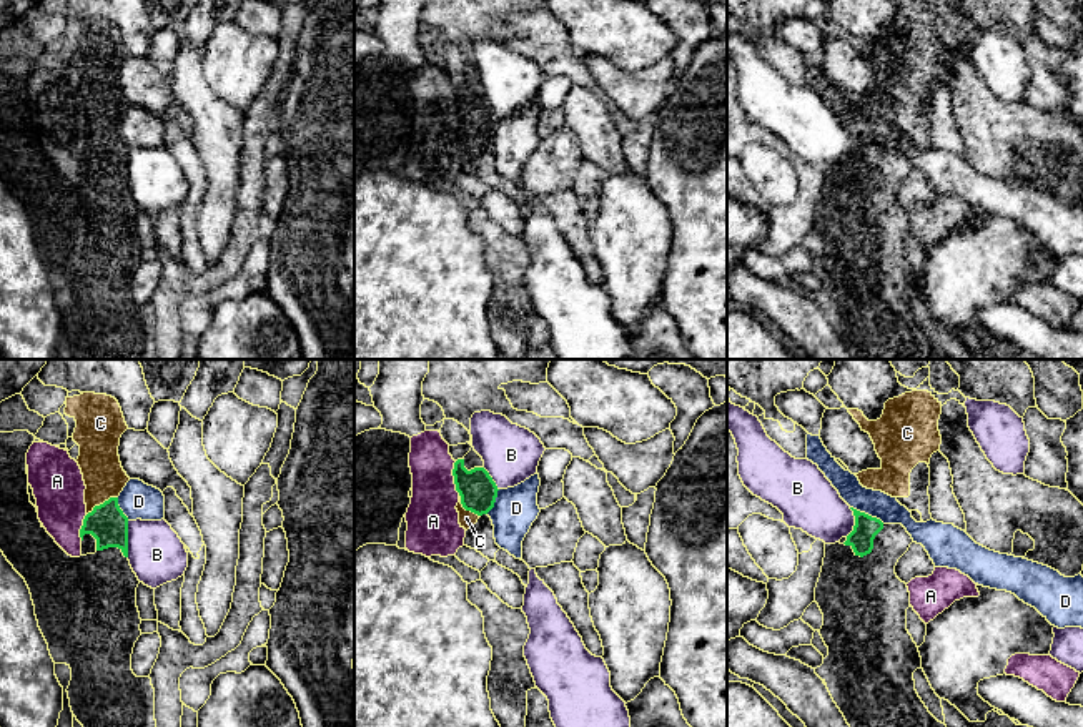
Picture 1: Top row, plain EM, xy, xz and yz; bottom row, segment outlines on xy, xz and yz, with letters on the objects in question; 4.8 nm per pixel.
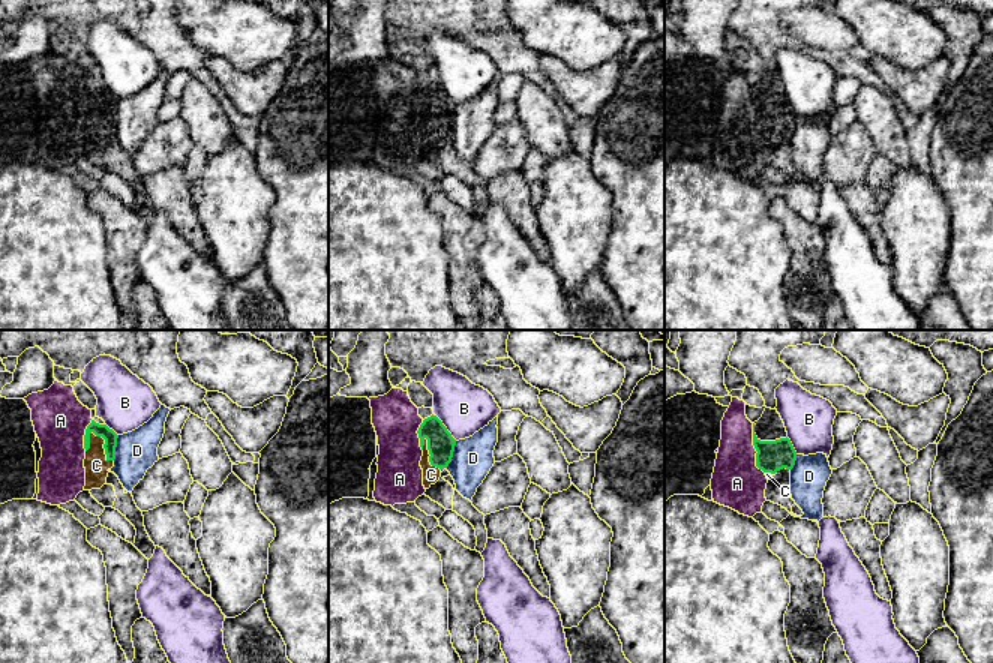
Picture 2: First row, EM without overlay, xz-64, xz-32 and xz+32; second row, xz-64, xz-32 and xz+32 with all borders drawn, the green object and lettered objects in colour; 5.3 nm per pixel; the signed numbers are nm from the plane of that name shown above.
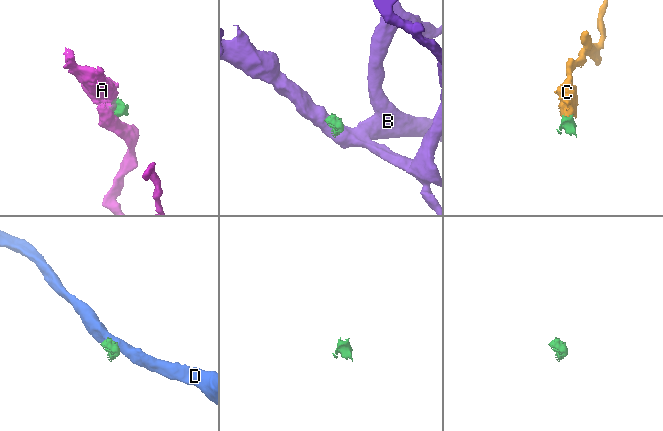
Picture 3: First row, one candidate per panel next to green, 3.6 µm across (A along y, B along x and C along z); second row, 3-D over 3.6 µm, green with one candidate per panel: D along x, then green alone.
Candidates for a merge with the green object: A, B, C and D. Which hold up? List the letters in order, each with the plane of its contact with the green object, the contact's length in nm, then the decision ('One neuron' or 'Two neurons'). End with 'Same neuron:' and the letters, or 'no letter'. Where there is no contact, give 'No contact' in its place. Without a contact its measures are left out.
A: Touches green in xz. Shared border 170 nm. Two neurons
B: Touches green in xy. Shared border 180 nm. Two neurons
C: Touches green in xy. Shared border 180 nm. One neuron
D: Touches green in yz. Shared border 190 nm. Two neurons
Same neuron: C

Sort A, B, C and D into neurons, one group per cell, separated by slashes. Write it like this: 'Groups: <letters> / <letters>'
Groups: A / B / C / D

